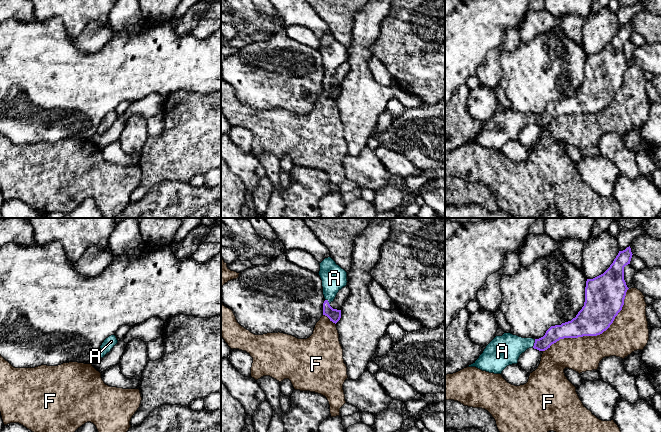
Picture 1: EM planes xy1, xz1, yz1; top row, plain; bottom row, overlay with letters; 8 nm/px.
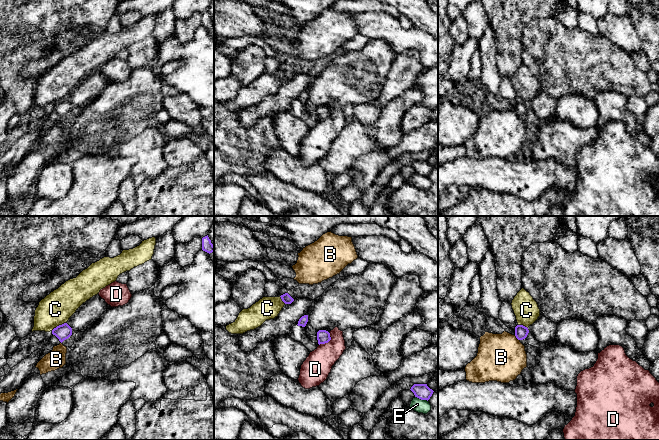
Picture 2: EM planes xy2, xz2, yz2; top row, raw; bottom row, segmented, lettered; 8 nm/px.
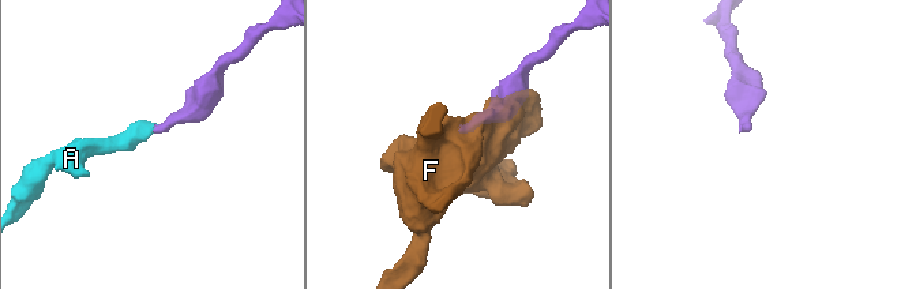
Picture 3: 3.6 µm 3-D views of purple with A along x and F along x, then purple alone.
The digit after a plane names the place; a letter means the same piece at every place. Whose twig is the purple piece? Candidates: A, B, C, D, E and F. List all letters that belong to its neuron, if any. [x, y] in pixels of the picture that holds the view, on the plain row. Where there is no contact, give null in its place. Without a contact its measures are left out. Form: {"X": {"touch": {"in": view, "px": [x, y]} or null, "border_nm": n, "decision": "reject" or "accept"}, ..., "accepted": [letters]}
{"A": {"touch": {"in": "yz1", "px": [534, 119]}, "border_nm": 80, "decision": "accept"}, "B": {"touch": {"in": "yz2", "px": [517, 114]}, "border_nm": 60, "decision": "reject"}, "C": {"touch": {"in": "xy2", "px": [59, 101]}, "border_nm": 140, "decision": "reject"}, "D": {"touch": {"in": "xz2", "px": [328, 117]}, "border_nm": 140, "decision": "reject"}, "E": {"touch": {"in": "xz2", "px": [421, 175]}, "border_nm": 110, "decision": "reject"}, "F": {"touch": {"in": "yz1", "px": [594, 111]}, "border_nm": 850, "decision": "reject"}, "accepted": ["A"]}

